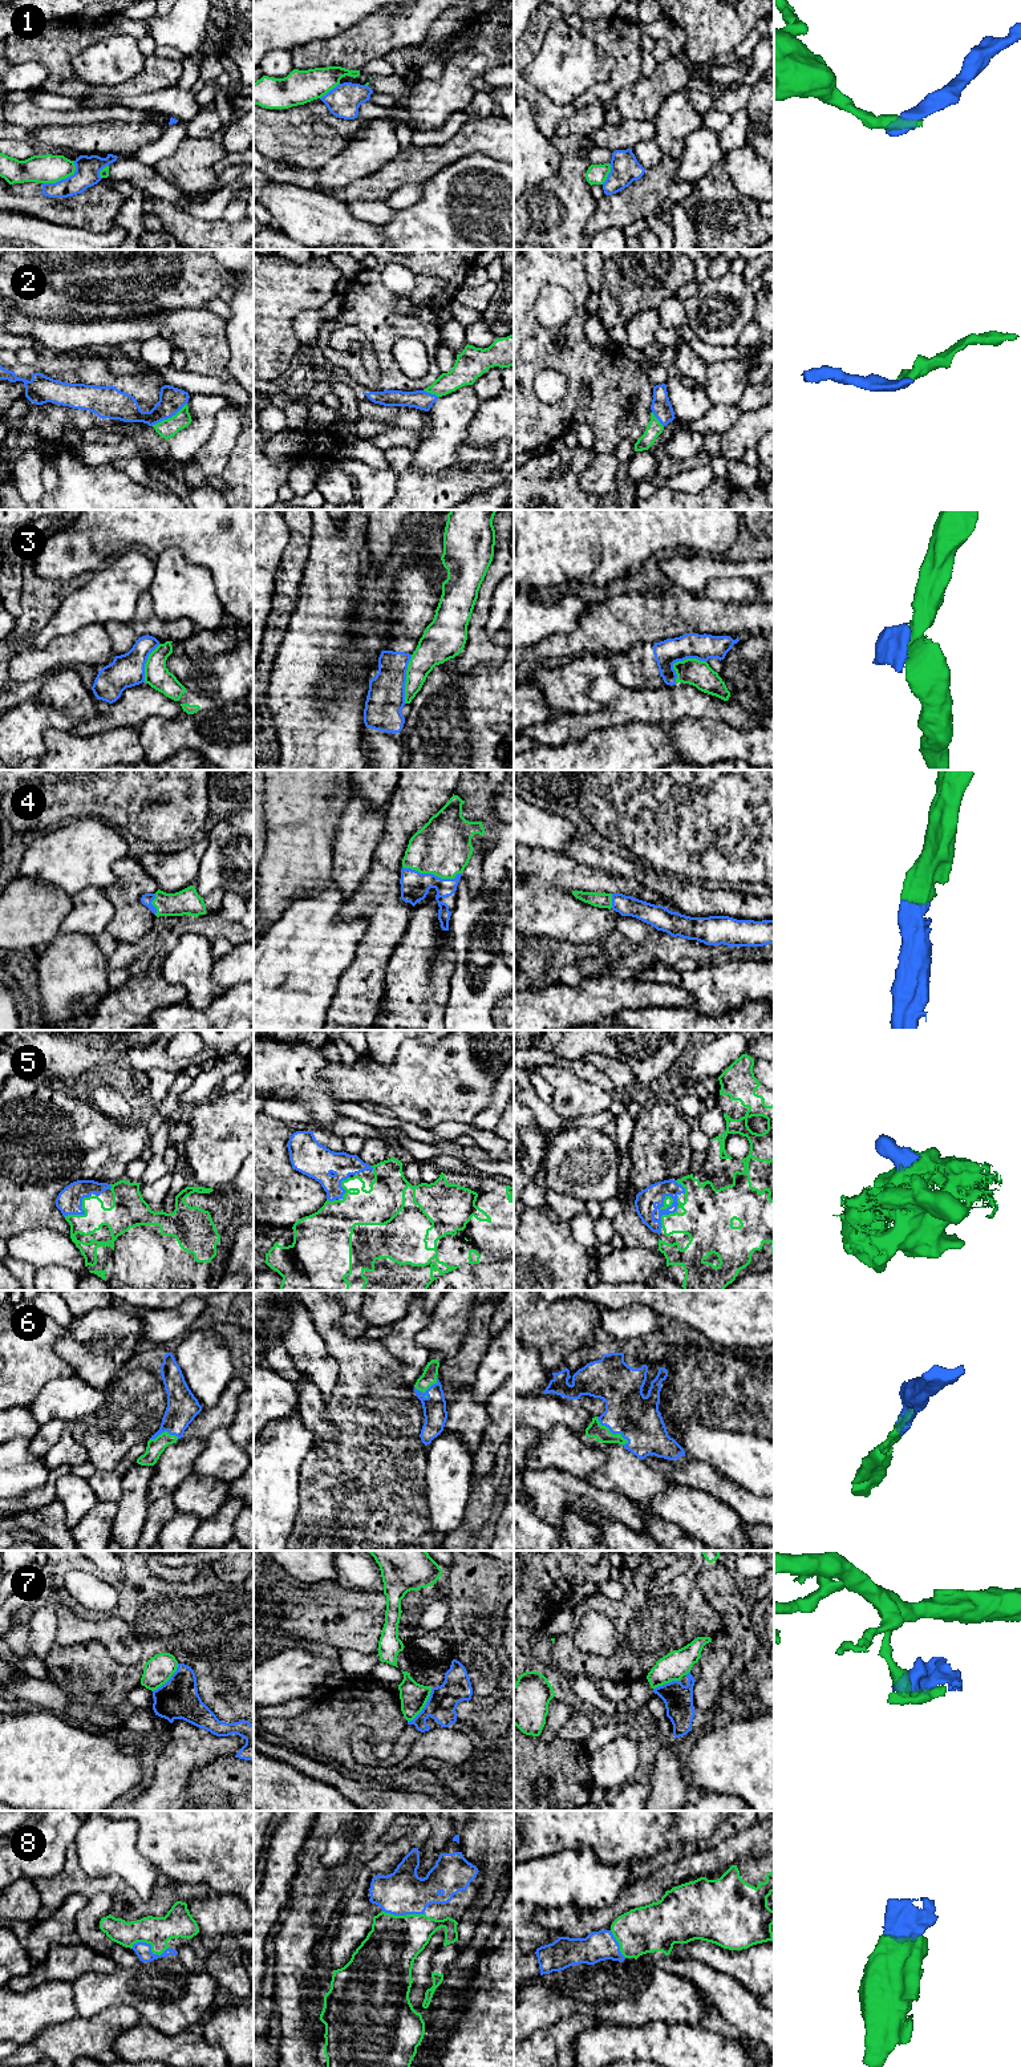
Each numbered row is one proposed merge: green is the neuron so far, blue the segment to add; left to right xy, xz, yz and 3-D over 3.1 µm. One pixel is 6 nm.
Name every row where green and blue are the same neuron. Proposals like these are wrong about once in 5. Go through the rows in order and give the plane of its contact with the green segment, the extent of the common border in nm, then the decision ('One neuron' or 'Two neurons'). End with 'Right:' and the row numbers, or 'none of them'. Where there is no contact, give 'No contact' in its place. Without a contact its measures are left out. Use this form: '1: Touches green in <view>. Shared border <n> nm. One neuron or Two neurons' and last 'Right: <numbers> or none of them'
1: Touches green in xy. Shared border 240 nm. Two neurons
2: Touches green in xy. Shared border 260 nm. One neuron
3: Touches green in yz. Shared border 240 nm. Two neurons
4: Touches green in xz. Shared border 360 nm. One neuron
5: Touches green in xy. Shared border 220 nm. One neuron
6: Touches green in yz. Shared border 260 nm. One neuron
7: Touches green in xz. Shared border 260 nm. Two neurons
8: Touches green in xy. Shared border 240 nm. One neuron
Right: 2, 4, 5, 6, 8

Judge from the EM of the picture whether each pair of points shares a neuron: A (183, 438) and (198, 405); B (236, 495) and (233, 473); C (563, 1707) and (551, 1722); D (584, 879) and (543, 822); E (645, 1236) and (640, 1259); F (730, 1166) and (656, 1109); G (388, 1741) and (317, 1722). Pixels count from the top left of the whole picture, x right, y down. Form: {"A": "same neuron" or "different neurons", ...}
{"A": "same neuron", "B": "same neuron", "C": "same neuron", "D": "different neurons", "E": "different neurons", "F": "different neurons", "G": "same neuron"}

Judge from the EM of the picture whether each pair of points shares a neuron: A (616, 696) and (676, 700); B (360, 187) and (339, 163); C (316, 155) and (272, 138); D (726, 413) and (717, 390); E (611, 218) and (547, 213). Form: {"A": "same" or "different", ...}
{"A": "same", "B": "different", "C": "same", "D": "different", "E": "different"}

